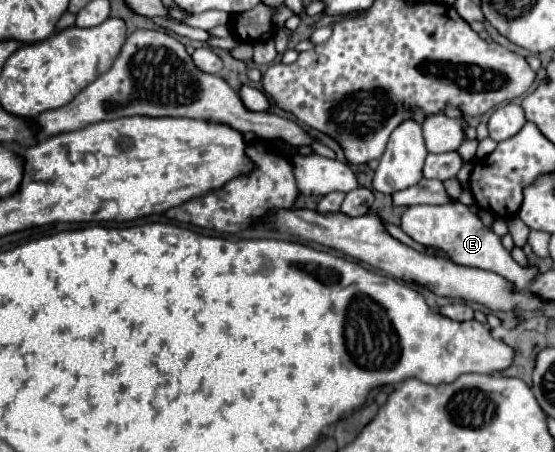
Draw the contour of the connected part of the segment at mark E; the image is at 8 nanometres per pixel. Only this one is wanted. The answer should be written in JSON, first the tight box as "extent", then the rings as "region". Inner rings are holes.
{"extent":[402,202,536,290],"region":[[[450,202],[444,206],[410,206],[404,216],[402,216],[402,230],[412,236],[416,242],[424,246],[436,246],[442,248],[450,260],[462,266],[474,266],[474,268],[484,268],[488,272],[496,272],[504,276],[508,282],[514,284],[516,290],[526,290],[526,284],[536,276],[536,268],[528,266],[522,268],[516,264],[510,256],[510,252],[502,246],[500,238],[488,230],[482,220],[470,212],[468,206],[462,202]]]}

